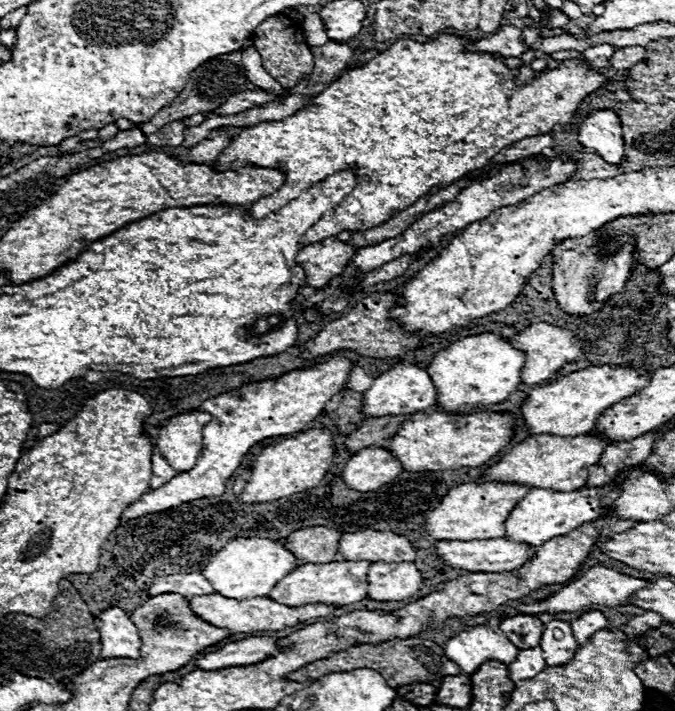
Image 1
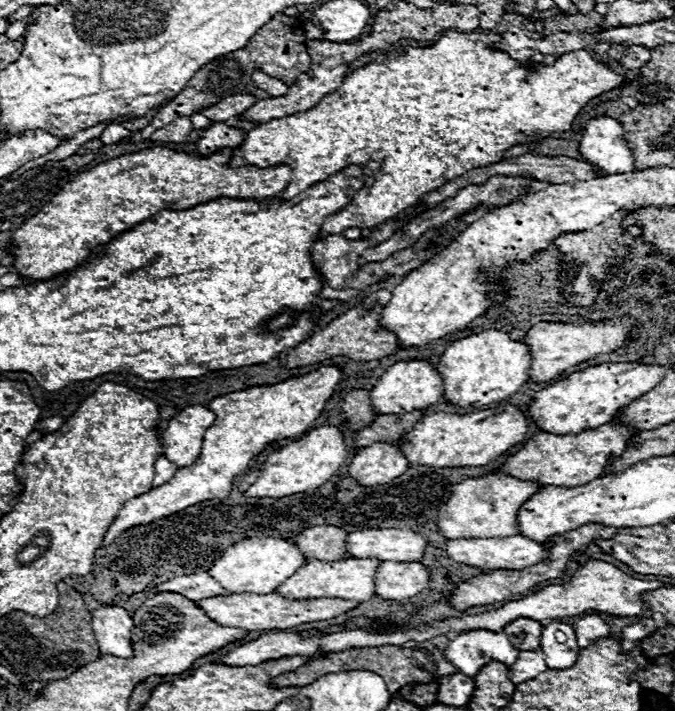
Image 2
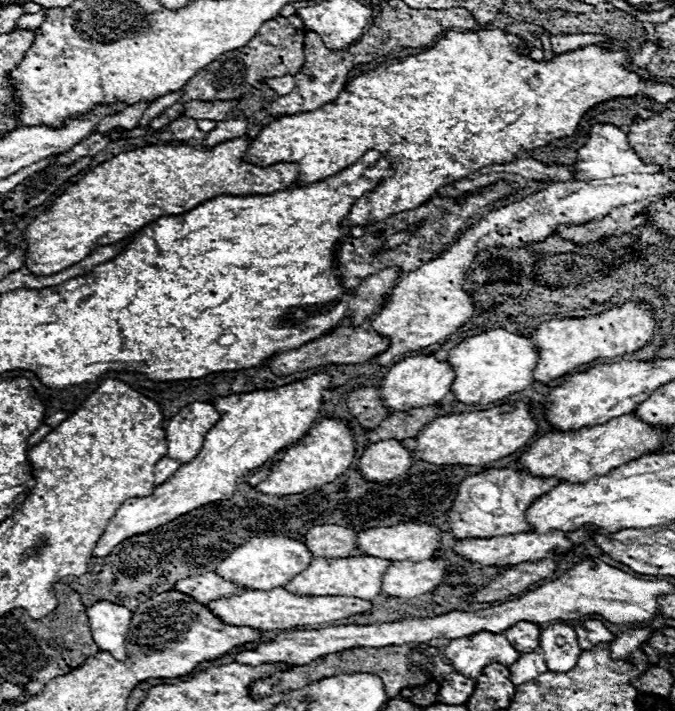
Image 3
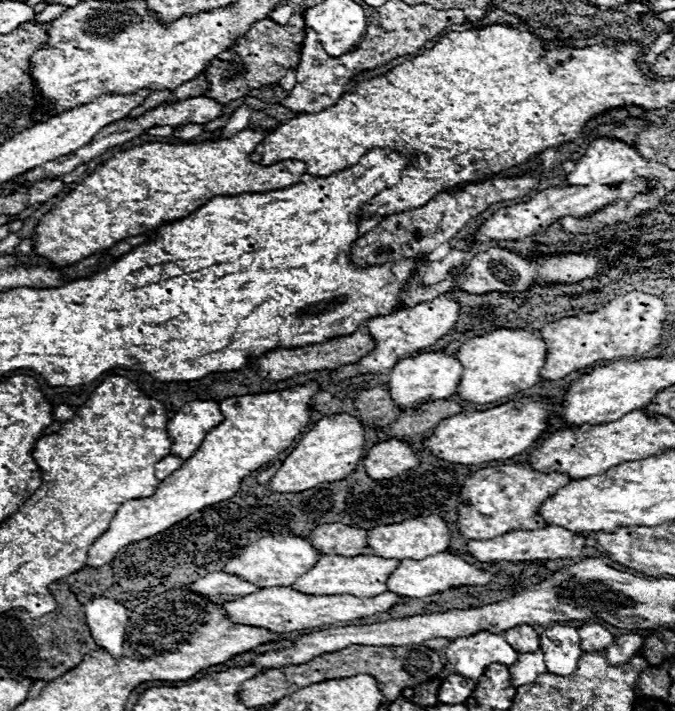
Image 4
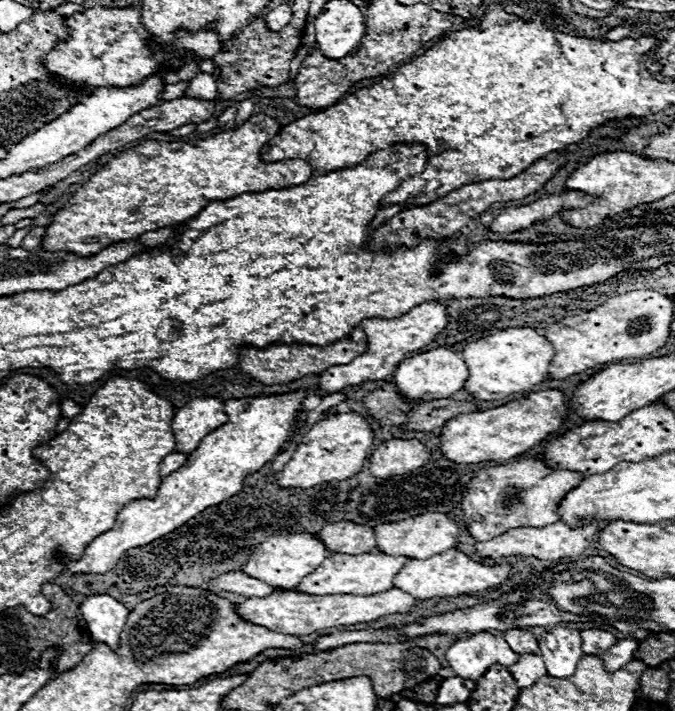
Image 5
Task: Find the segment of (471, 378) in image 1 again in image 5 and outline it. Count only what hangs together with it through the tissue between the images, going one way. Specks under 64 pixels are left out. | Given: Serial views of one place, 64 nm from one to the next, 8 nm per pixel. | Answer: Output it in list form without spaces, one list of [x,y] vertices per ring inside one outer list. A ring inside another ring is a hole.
[[[506,328],[488,338],[480,338],[462,348],[462,360],[468,366],[464,392],[476,400],[502,400],[508,394],[528,392],[548,378],[554,348],[532,328]]]

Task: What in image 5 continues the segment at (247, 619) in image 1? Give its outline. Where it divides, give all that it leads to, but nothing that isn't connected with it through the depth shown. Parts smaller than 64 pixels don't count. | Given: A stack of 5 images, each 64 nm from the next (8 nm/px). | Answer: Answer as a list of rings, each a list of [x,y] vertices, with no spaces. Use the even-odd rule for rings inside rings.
[[[392,588],[388,592],[380,592],[376,596],[310,596],[310,594],[296,594],[288,590],[274,590],[264,598],[248,598],[242,604],[236,604],[236,612],[252,624],[264,626],[274,632],[292,634],[292,636],[306,636],[312,632],[320,632],[326,628],[336,626],[350,626],[358,622],[372,622],[380,616],[406,612],[416,606],[416,598]]]

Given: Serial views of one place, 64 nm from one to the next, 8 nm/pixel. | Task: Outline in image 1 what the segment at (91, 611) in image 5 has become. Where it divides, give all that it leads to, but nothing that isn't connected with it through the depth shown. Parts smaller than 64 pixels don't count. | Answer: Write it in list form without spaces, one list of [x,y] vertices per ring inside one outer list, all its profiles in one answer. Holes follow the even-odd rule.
[[[114,606],[96,616],[96,626],[102,640],[102,658],[136,658],[140,656],[142,640],[128,614]]]

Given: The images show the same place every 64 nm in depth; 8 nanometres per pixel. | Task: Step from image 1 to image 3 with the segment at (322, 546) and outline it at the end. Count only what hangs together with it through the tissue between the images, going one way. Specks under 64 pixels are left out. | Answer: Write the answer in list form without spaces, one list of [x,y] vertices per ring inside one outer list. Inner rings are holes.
[[[314,526],[304,536],[302,542],[314,558],[348,558],[356,556],[356,532],[342,526]]]

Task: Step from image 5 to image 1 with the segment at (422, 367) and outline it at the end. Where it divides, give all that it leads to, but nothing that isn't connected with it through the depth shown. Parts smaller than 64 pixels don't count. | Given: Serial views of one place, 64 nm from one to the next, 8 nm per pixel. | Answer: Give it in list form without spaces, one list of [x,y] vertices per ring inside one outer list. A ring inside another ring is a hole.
[[[396,364],[392,370],[380,374],[368,390],[362,392],[362,414],[366,418],[380,416],[404,416],[412,412],[422,412],[436,404],[436,388],[426,370],[414,364]]]

